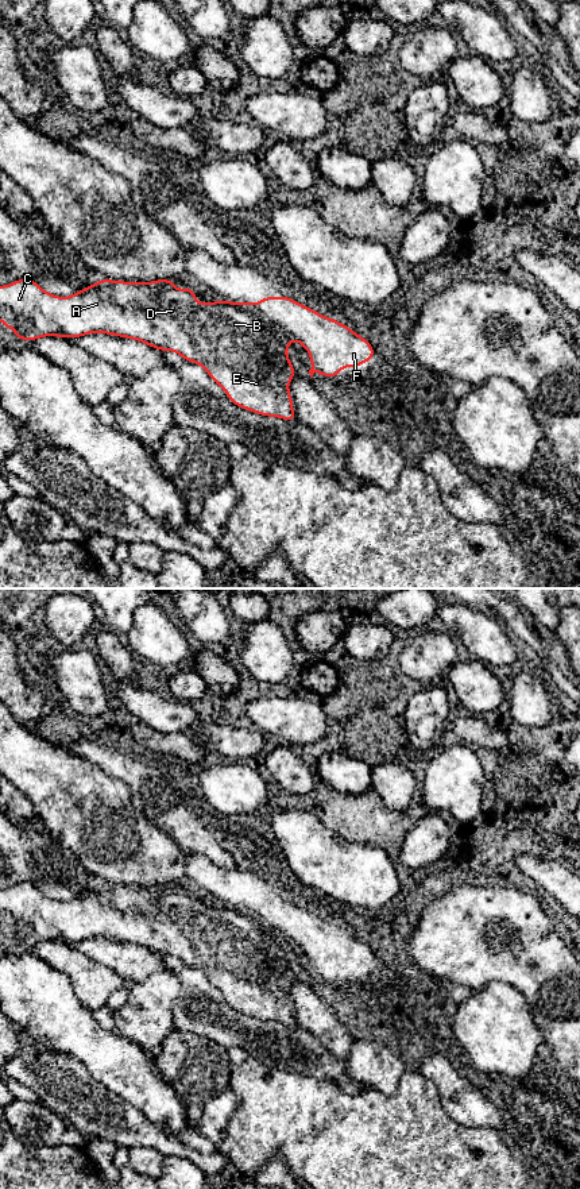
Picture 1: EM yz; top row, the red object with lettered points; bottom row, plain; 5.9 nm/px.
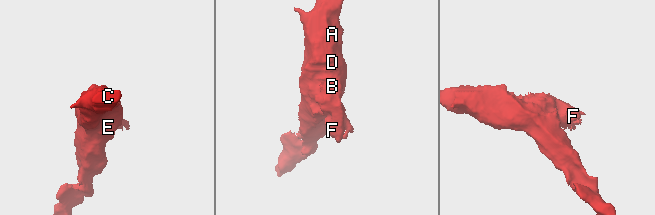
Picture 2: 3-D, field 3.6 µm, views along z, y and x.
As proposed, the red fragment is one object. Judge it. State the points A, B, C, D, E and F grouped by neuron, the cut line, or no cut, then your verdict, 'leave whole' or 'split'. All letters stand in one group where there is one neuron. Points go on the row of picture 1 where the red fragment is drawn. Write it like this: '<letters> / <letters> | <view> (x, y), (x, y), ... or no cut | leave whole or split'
A B C D E / F | yz (278, 298), (279, 315), (289, 323), (287, 331), (293, 338) | split

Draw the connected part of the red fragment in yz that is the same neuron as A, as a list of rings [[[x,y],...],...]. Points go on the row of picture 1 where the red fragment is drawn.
[[[20,278],[0,286],[0,320],[3,327],[15,329],[16,340],[77,339],[101,332],[142,341],[159,351],[173,351],[202,366],[236,406],[295,421],[289,382],[298,375],[286,352],[293,336],[287,329],[290,323],[279,316],[278,300],[290,302],[285,294],[263,296],[260,302],[197,302],[194,289],[175,289],[170,278],[151,282],[101,278],[73,296],[59,297],[43,290],[32,278]]]

